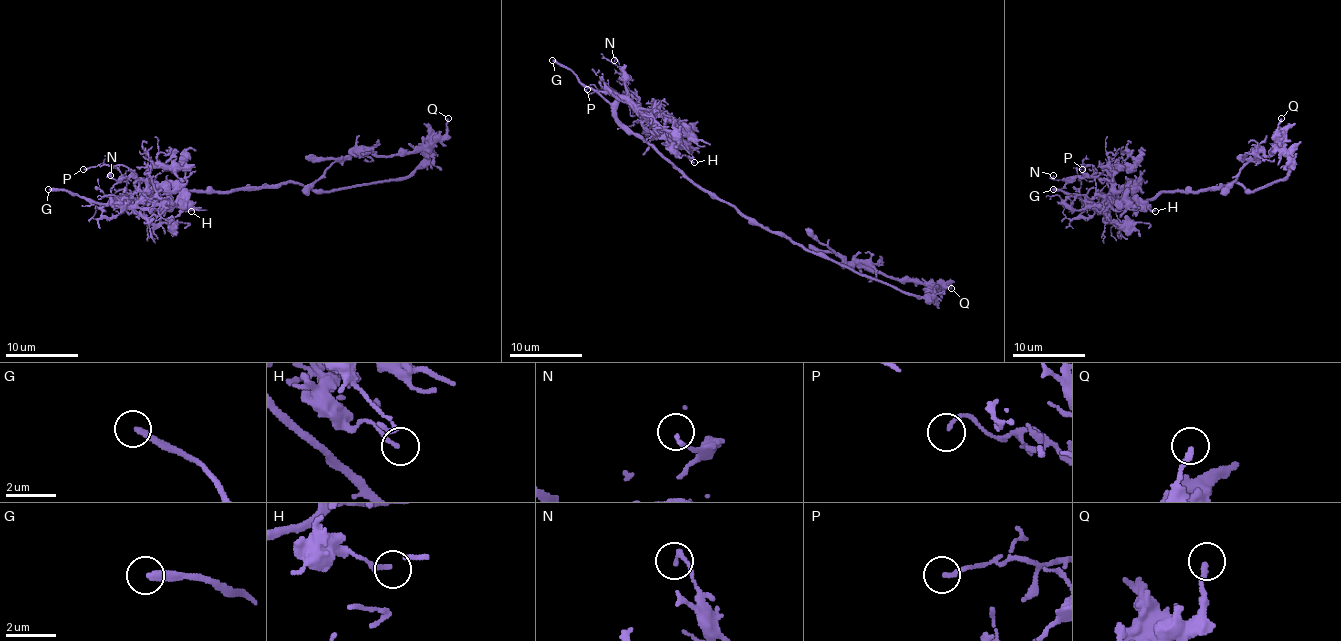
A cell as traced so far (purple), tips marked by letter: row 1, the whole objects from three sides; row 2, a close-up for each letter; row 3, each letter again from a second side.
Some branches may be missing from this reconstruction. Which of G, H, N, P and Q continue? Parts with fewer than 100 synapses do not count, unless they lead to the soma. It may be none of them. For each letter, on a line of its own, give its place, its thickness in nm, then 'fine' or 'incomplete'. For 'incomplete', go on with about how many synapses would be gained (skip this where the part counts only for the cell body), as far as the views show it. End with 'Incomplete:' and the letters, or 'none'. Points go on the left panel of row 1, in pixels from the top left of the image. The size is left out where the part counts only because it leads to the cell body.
G: (48, 189) | 260 nm | incomplete
H: (191, 211) | 160 nm | fine
N: (110, 175) | 160 nm | fine
P: (83, 169) | 160 nm | fine
Q: (448, 118) | 220 nm | fine
Incomplete: G

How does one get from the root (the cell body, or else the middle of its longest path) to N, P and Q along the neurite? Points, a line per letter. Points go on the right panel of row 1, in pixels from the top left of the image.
N: (1228, 186), (1093, 204), (1109, 191), (1105, 184), (1085, 176), (1054, 180), (1053, 175)
P: (1228, 186), (1093, 204), (1109, 187), (1093, 165), (1076, 167), (1082, 169)
Q: (1228, 186), (1237, 182), (1246, 191), (1255, 191), (1286, 175), (1290, 154), (1277, 142), (1277, 123), (1281, 118)

